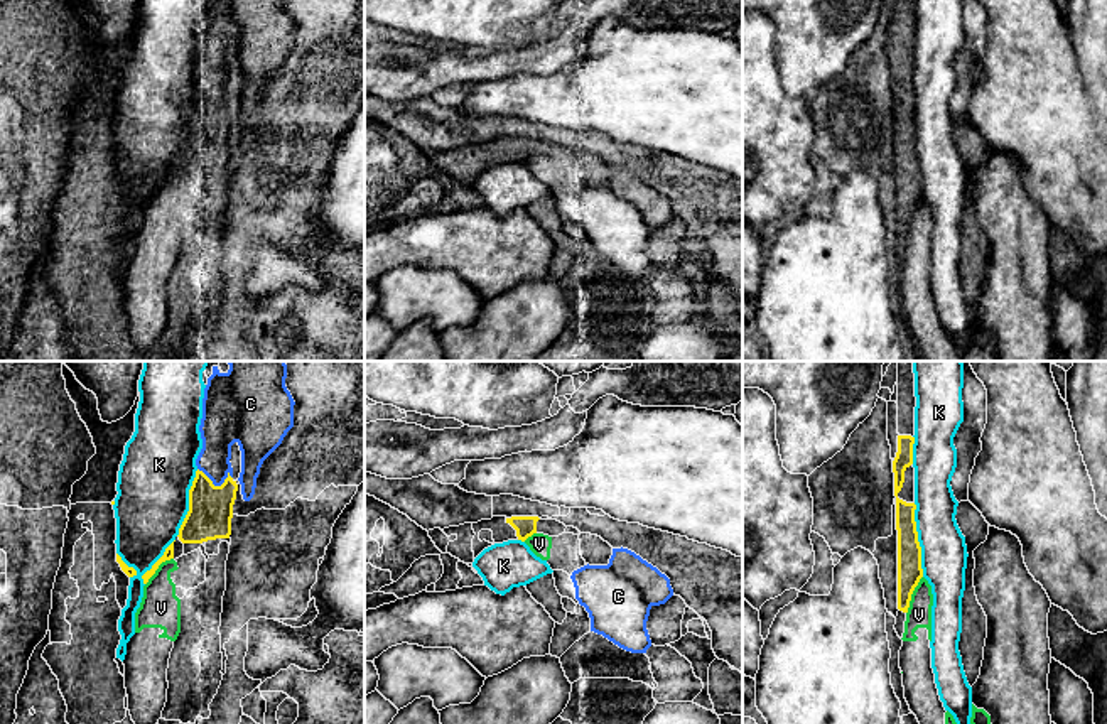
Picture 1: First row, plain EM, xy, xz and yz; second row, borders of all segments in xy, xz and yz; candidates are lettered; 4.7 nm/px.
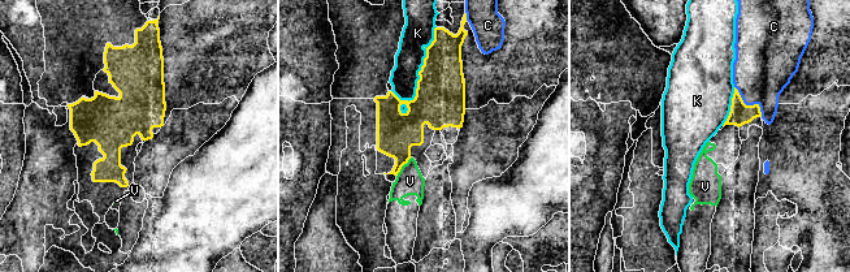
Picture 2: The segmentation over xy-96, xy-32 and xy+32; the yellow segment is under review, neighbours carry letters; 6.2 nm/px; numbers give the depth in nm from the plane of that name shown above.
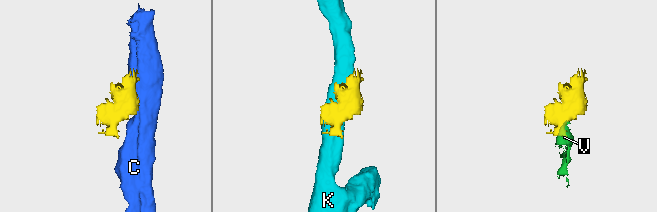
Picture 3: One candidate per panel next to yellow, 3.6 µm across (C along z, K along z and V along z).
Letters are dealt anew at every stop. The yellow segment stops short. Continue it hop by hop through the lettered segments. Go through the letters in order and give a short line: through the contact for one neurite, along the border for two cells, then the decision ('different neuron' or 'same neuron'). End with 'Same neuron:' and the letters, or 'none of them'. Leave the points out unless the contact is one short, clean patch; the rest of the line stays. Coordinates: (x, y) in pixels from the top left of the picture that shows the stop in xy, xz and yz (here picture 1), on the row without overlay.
C: different neuron
K: different neuron
V: line yz (922, 198), (907, 235); different neuron
Same neuron: none of them

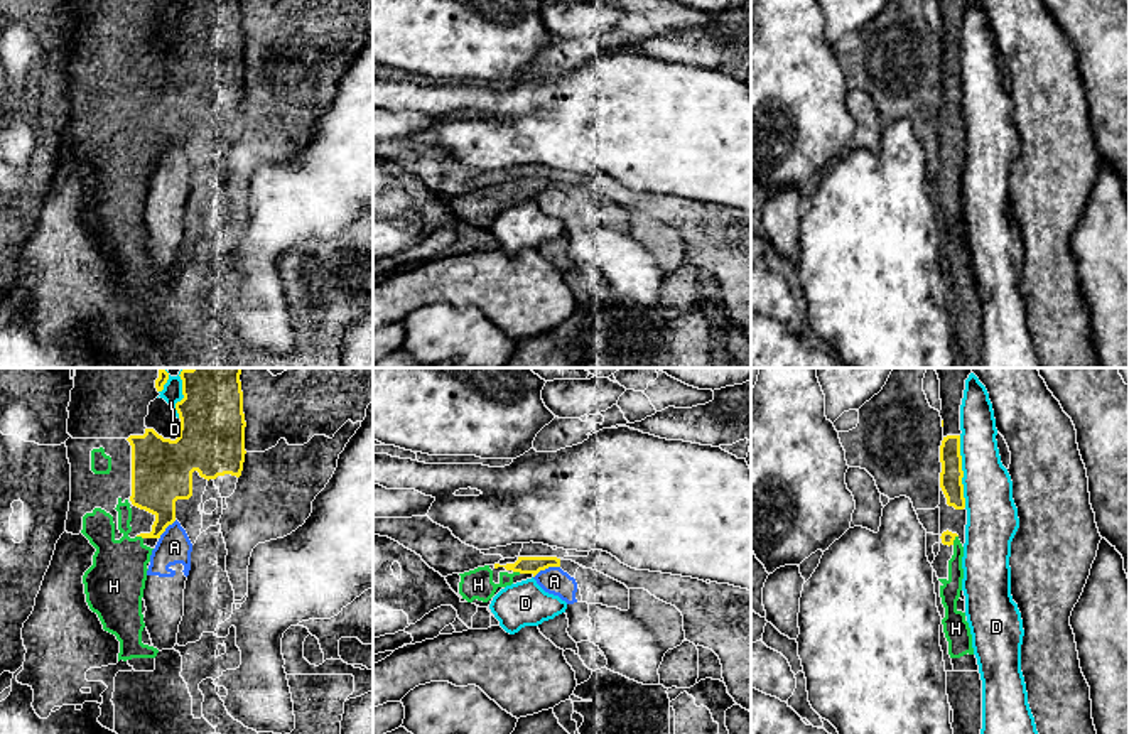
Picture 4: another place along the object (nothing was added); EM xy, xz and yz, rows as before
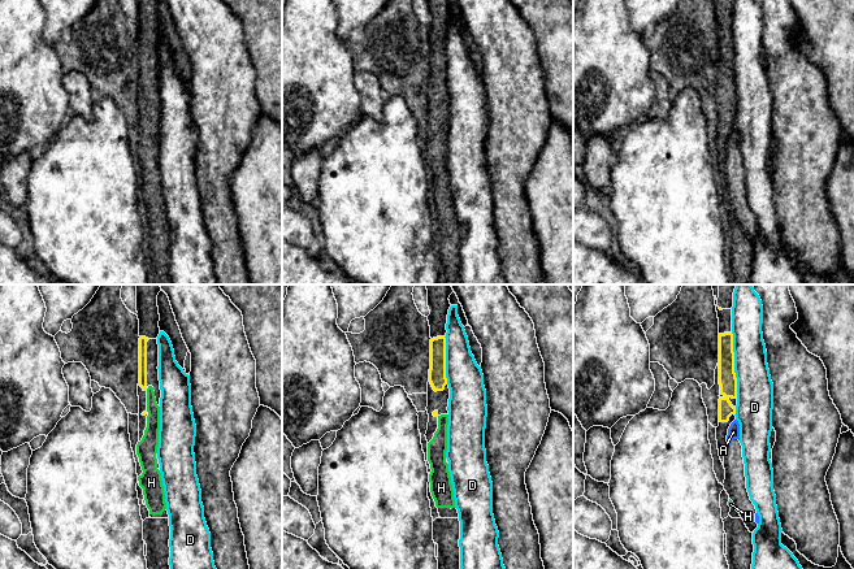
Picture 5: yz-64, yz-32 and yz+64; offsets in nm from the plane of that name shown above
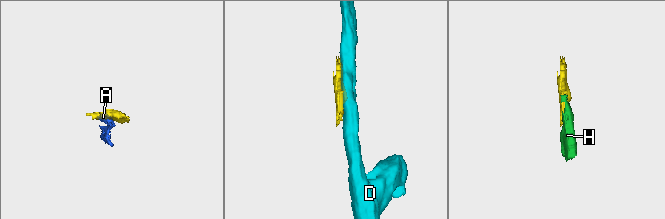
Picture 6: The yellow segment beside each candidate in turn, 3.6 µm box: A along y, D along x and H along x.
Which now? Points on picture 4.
A: line xz (559, 188), (549, 188), (534, 199); different neuron
D: different neuron
H: same neuron
Same neuron: H

